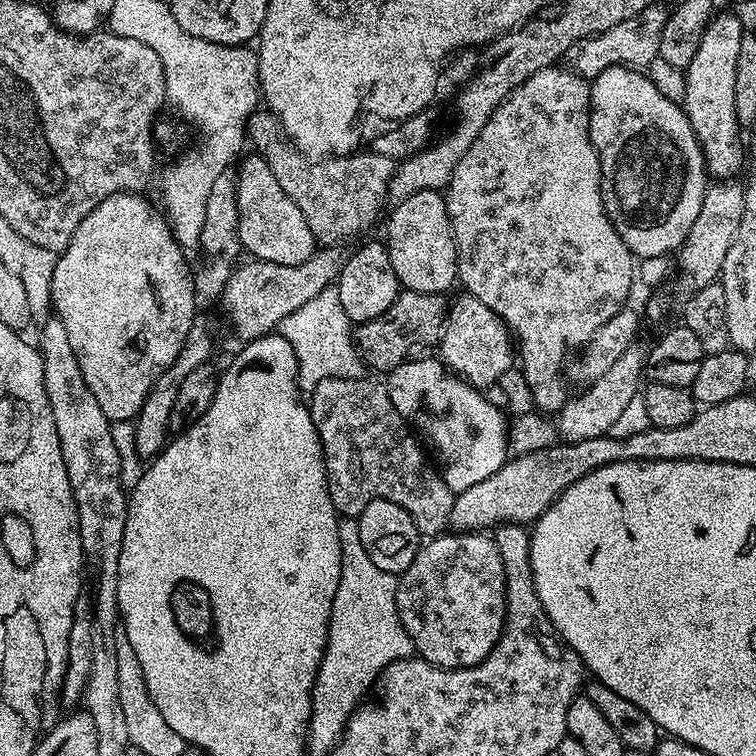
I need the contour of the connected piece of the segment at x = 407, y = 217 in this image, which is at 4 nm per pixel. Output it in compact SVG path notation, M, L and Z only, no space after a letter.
M422 190L410 194L401 204L391 209L388 216L388 240L386 247L390 254L390 266L394 266L394 274L401 285L409 292L438 292L447 293L447 288L457 283L456 271L456 239L450 222L447 199L437 190Z

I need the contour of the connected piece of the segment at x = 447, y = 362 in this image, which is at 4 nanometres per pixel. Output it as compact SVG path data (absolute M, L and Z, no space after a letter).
M460 294L456 301L451 301L448 309L448 319L444 322L444 333L438 345L438 356L449 372L456 373L460 379L474 388L488 390L491 384L493 387L499 382L506 370L514 367L514 340L506 325L498 318L498 314L494 314L494 310L478 302L478 298Z

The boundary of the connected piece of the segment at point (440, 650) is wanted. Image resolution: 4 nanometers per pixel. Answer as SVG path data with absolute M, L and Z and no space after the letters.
M441 534L427 542L421 543L418 554L414 554L414 562L404 572L399 573L396 585L396 613L400 615L402 626L406 626L406 634L410 634L413 649L418 650L423 659L429 660L437 668L455 670L458 668L473 668L481 664L494 650L498 638L504 629L504 607L506 606L506 574L502 570L502 558L498 554L495 539L488 534Z

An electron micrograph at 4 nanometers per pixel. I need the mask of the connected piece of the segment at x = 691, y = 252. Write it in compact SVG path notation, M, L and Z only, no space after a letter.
M716 182L709 187L702 198L702 210L698 210L698 218L694 218L694 226L690 226L690 234L686 234L683 244L678 249L680 256L680 276L688 290L704 288L707 284L717 283L722 262L726 259L726 250L730 250L730 242L734 242L734 234L738 234L738 222L742 218L744 205L743 183Z

